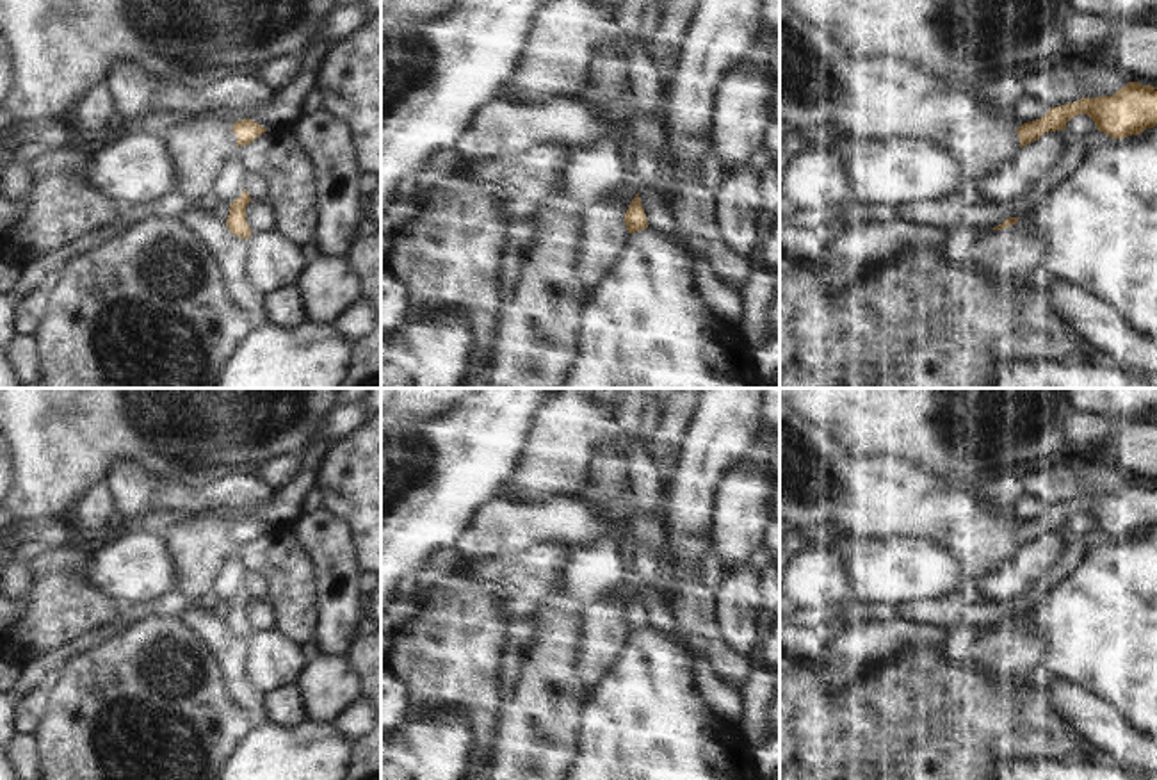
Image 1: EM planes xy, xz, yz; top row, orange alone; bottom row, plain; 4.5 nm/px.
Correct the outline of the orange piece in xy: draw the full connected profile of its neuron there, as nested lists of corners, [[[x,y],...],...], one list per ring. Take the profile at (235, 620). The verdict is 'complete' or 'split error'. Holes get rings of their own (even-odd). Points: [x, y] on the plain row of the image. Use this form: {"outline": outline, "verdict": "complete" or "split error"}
{"outline": [[[244,588],[242,595],[237,597],[231,604],[230,604],[230,613],[226,618],[226,625],[230,627],[230,630],[244,639],[247,639],[251,636],[251,627],[246,620],[246,605],[251,600],[251,595],[247,593],[247,589]]], "verdict": "complete"}

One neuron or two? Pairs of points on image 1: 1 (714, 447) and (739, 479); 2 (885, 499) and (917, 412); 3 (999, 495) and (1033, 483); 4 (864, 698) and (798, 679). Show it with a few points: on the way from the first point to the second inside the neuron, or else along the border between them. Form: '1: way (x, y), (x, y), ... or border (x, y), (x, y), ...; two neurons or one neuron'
1: border (755, 435), (743, 456), (720, 479), (714, 508); two neurons
2: border (858, 454), (903, 458), (937, 478); two neurons
3: border (1020, 479), (1026, 494); two neurons
4: way (848, 702), (821, 702), (814, 695); one neuron

